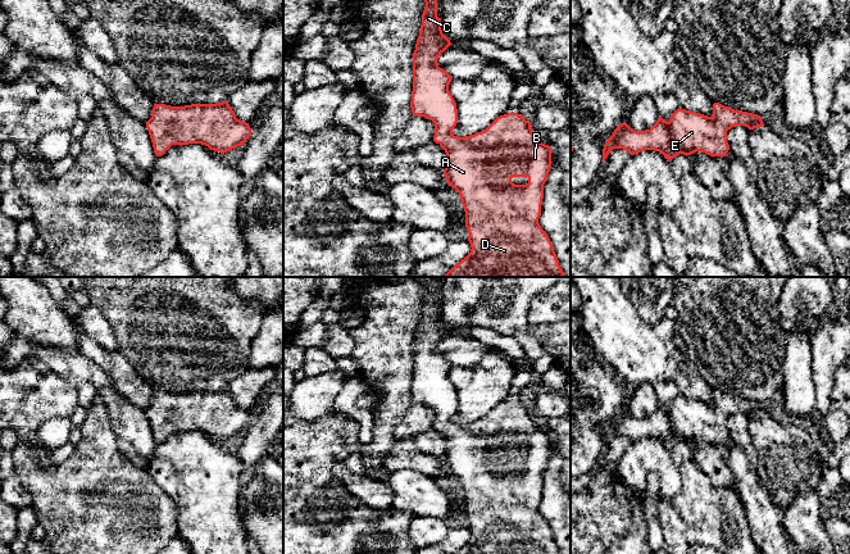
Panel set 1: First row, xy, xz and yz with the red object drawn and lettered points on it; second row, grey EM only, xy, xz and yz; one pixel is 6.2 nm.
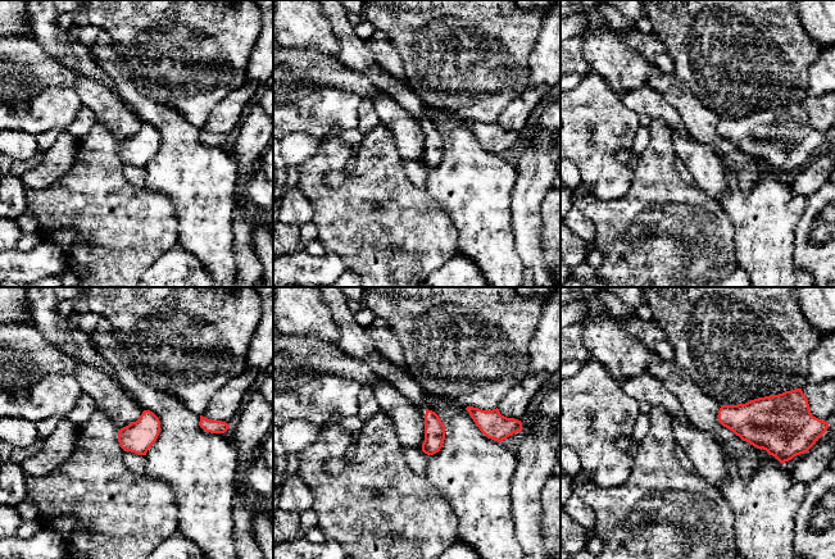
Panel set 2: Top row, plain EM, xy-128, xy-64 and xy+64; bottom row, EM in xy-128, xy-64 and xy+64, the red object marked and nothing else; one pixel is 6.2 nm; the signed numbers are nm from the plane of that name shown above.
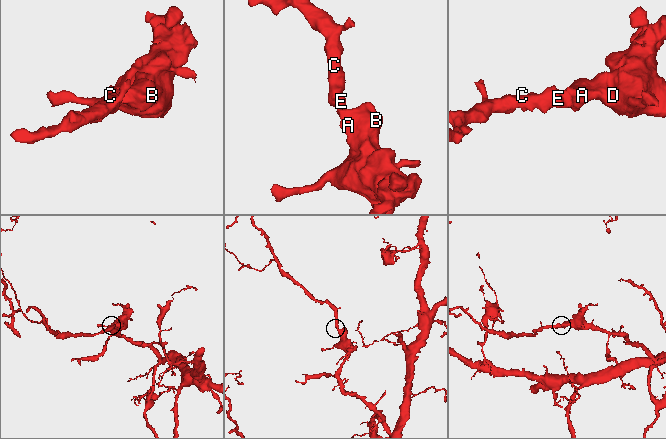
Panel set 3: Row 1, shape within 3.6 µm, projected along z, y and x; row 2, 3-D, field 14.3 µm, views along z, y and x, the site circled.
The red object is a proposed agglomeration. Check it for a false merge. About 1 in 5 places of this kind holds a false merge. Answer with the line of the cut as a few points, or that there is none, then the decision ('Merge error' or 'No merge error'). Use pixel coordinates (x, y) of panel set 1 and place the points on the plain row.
No split. No merge error

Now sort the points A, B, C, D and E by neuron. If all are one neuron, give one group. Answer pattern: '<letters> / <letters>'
A B C D E

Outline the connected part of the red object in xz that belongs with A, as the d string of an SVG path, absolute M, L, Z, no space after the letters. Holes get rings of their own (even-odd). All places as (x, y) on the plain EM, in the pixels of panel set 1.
M414 277L424 283L426 295L413 340L413 403L435 410L433 428L447 442L444 457L447 472L455 476L465 499L471 540L454 554L560 554L547 521L538 505L544 486L544 472L551 455L551 435L540 430L531 409L522 401L497 404L486 417L458 424L453 417L458 410L456 390L449 378L453 364L438 354L438 344L453 332L442 321L437 304L436 277ZM513 464L527 464L526 472L515 472Z

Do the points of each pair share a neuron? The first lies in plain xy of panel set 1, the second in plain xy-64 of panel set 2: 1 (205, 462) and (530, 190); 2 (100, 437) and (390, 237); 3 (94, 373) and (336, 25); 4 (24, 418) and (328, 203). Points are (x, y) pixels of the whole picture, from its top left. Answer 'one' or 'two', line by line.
1: two
2: one
3: two
4: two

